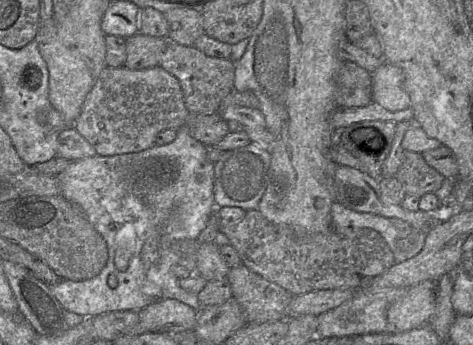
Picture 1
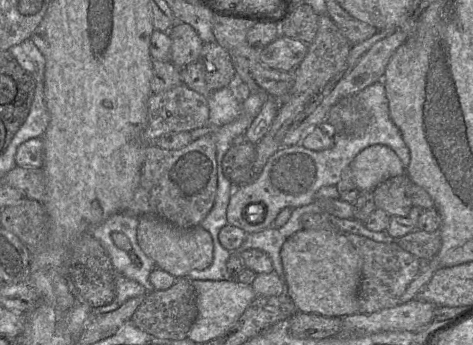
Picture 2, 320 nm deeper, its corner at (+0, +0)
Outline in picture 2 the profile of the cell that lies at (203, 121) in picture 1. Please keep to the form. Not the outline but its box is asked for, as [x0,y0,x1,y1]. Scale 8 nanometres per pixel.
[223,141,256,188]

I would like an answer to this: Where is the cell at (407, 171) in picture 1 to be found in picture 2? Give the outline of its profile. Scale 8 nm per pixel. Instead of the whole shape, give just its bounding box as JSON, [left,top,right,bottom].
[373,172,413,216]

